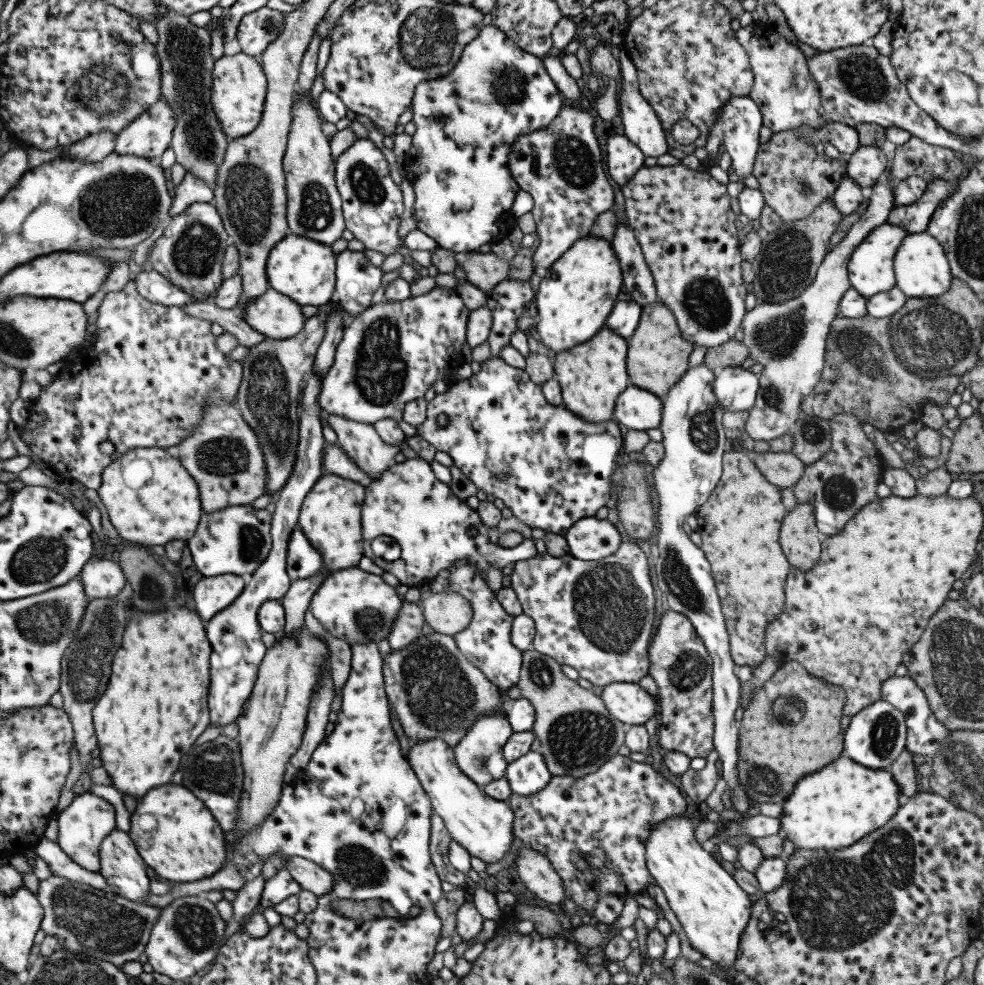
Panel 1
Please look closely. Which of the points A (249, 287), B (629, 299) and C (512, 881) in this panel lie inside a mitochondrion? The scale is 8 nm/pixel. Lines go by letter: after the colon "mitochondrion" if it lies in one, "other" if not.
A: other
B: other
C: other

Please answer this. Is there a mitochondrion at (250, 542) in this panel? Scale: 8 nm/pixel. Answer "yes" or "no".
yes

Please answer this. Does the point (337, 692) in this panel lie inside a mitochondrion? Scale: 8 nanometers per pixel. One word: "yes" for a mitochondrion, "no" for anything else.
no

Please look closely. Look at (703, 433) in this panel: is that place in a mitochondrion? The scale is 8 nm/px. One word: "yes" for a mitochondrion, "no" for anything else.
yes

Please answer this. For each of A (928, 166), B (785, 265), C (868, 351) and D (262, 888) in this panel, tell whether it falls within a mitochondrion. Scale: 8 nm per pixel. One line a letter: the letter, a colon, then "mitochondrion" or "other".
A: other
B: mitochondrion
C: mitochondrion
D: other

